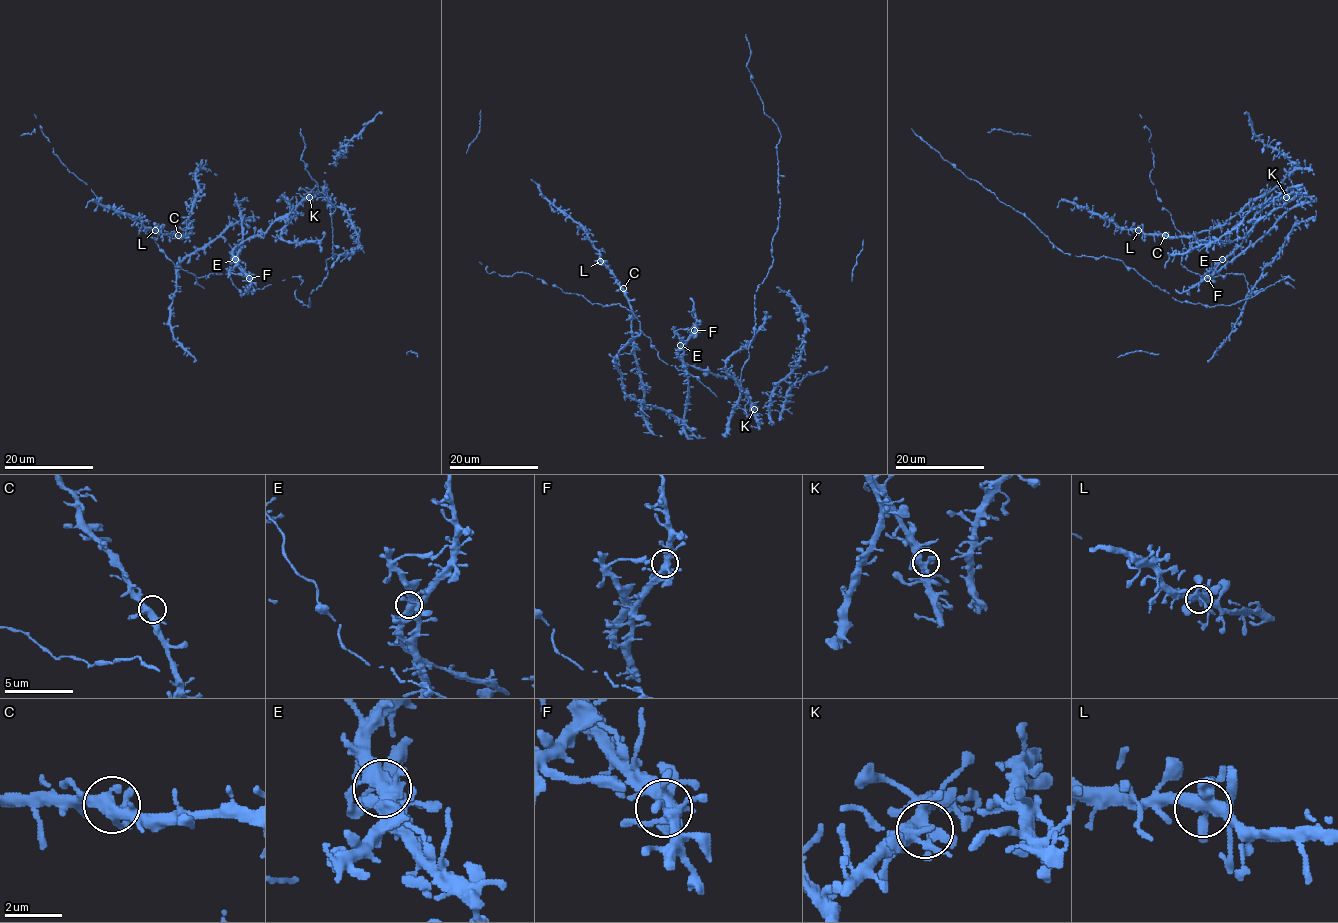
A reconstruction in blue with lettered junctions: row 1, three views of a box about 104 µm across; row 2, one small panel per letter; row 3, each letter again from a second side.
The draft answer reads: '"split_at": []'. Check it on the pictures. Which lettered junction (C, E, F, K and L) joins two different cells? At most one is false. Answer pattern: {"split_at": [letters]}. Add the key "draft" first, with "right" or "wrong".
{"draft": "right", "split_at": []}

